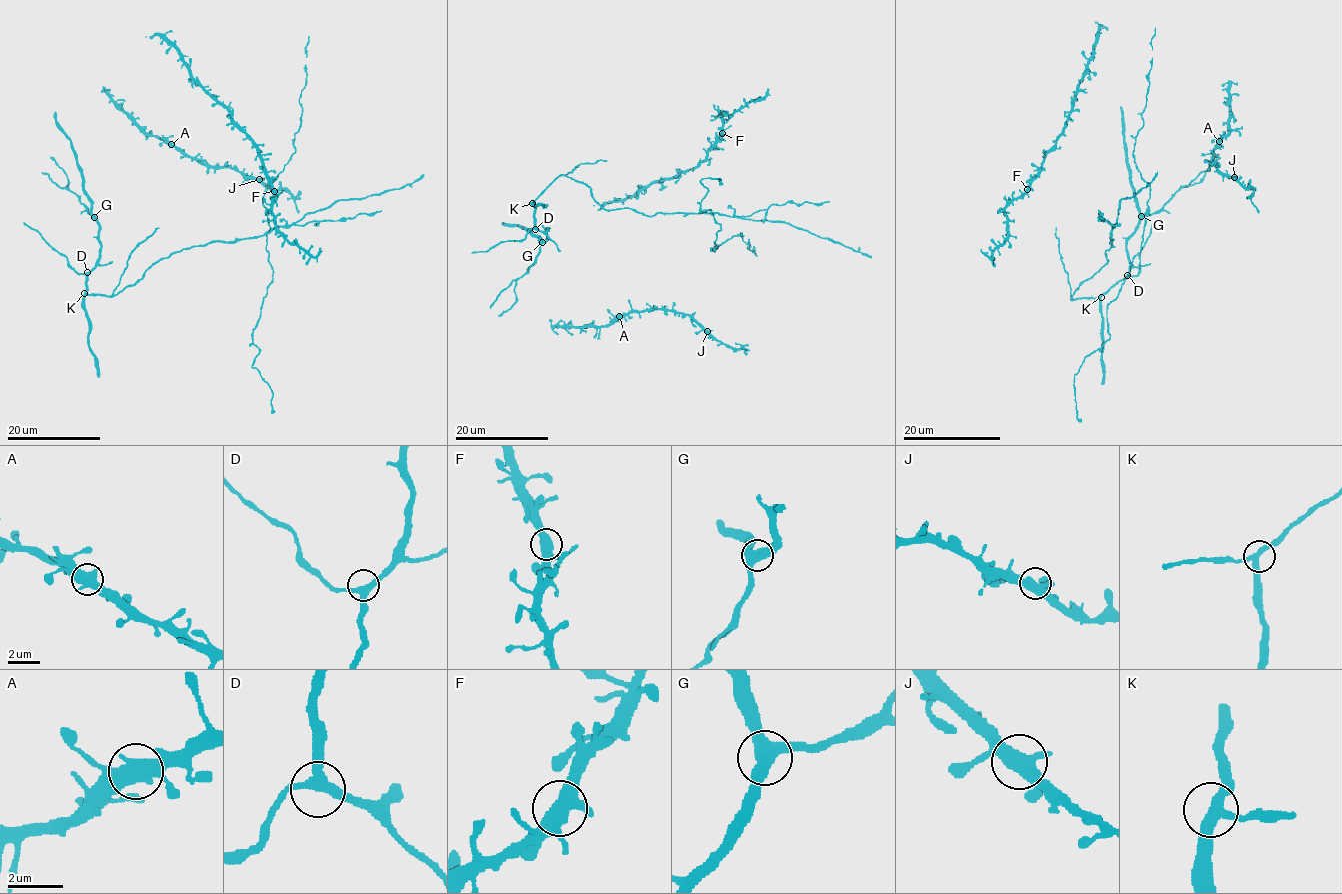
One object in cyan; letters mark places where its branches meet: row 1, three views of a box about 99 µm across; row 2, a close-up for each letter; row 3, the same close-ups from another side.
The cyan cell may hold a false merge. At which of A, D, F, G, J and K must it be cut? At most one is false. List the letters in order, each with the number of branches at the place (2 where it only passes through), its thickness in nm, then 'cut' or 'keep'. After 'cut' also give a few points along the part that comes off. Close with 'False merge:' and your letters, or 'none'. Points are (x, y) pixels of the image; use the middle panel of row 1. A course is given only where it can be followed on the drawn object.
A: 3 branches meet; 480 nm thick; keep
D: 3 branches meet; 320 nm thick; keep
F: 3 branches meet; 480 nm thick; keep
G: 3 branches meet; 440 nm thick; keep
J: 3 branches meet; 440 nm thick; keep
K: 3 branches meet; 340 nm thick; keep
False merge: none

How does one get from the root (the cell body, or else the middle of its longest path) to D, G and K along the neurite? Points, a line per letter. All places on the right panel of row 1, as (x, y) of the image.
D: (1110, 242), (1114, 246), (1106, 252), (1107, 261), (1082, 282), (1070, 298), (1101, 297), (1127, 275)
G: (1110, 242), (1114, 246), (1106, 252), (1107, 261), (1070, 298), (1101, 297), (1127, 273), (1126, 242), (1141, 216)
K: (1110, 242), (1114, 246), (1106, 252), (1107, 261), (1082, 282), (1070, 298), (1101, 297)

